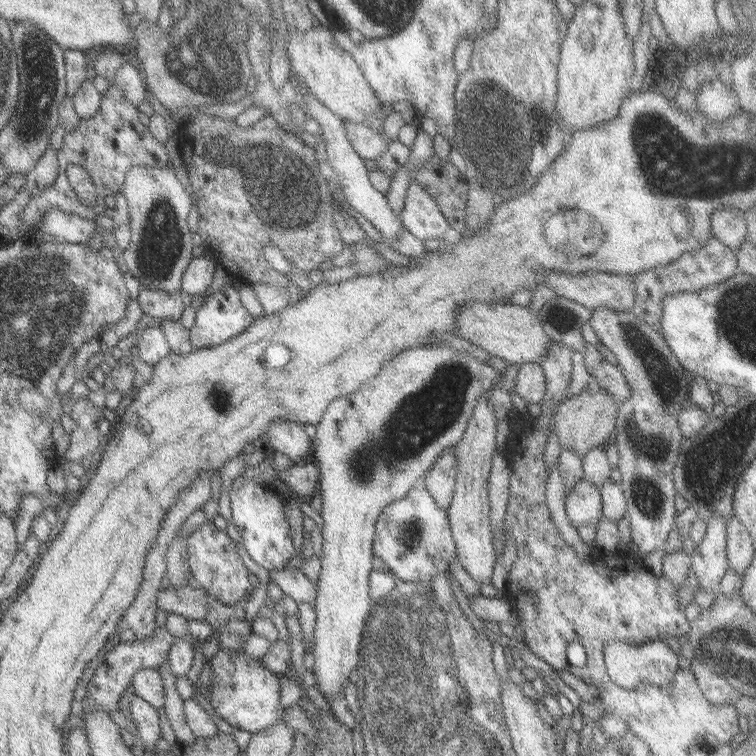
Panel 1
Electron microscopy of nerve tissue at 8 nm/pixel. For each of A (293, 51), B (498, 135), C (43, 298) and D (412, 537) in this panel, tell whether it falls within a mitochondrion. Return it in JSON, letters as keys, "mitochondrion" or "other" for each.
{"A":"other","B":"mitochondrion","C":"mitochondrion","D":"mitochondrion"}

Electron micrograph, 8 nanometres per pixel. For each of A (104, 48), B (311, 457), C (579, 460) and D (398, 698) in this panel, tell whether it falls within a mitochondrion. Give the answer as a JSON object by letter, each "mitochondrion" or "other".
{"A":"other","B":"other","C":"other","D":"mitochondrion"}

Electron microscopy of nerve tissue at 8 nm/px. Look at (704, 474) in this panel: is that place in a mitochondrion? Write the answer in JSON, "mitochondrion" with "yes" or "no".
{"mitochondrion":"yes"}

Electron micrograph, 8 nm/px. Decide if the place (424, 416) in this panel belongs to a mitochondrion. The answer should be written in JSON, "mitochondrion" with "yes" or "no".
{"mitochondrion":"yes"}

